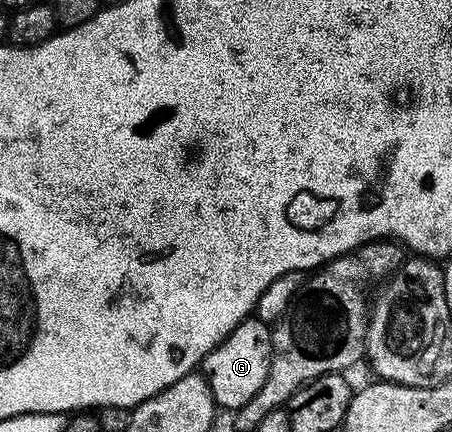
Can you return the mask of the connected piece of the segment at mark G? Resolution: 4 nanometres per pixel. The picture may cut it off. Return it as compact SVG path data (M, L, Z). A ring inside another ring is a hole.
M250 317L226 337L211 353L205 355L203 374L207 385L211 385L213 400L218 408L225 407L230 413L241 410L259 389L263 389L263 381L267 381L267 369L273 352L273 333L270 324L256 317Z

